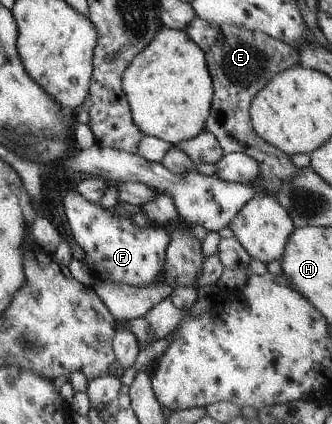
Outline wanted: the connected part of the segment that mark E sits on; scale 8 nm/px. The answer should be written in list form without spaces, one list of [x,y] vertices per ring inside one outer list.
[[[195,16],[184,30],[187,37],[204,52],[207,71],[212,85],[212,98],[209,115],[204,130],[213,134],[222,153],[243,153],[253,158],[259,166],[258,185],[263,195],[270,195],[279,190],[283,180],[291,180],[298,170],[293,166],[289,156],[277,151],[273,146],[258,138],[251,127],[248,108],[253,96],[283,70],[297,66],[298,51],[291,46],[275,40],[255,30],[241,26],[213,25]]]

